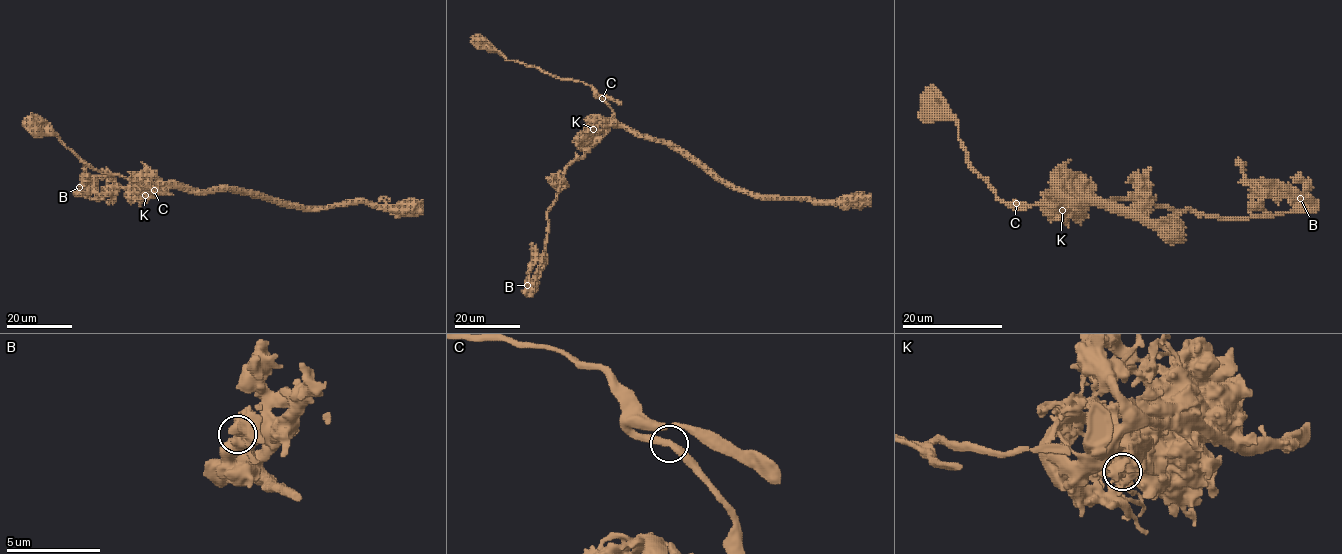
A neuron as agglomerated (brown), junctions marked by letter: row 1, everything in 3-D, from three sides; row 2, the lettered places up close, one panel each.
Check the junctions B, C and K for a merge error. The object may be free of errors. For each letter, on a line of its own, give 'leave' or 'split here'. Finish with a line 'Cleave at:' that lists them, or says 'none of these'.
B: leave
C: leave
K: split here
Cleave at: K

